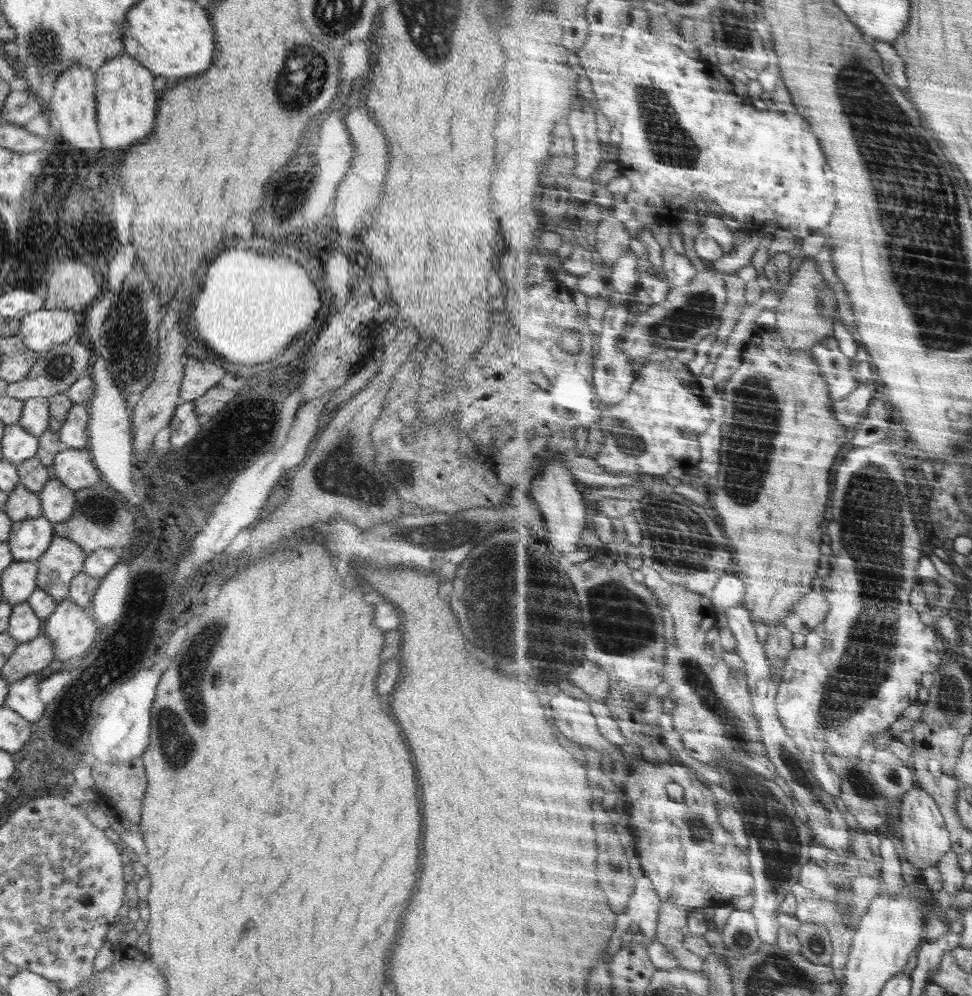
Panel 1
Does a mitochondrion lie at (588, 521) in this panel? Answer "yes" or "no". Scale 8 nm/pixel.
no

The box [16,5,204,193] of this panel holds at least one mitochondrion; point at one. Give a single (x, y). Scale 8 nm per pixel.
(43, 47)

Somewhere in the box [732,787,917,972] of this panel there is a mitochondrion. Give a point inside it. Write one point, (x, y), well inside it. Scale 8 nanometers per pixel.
(818, 943)

